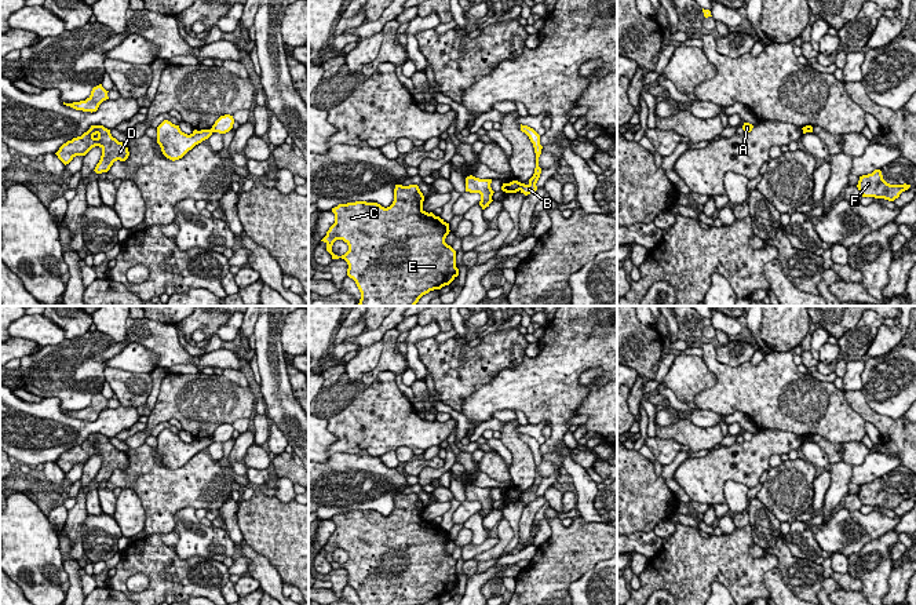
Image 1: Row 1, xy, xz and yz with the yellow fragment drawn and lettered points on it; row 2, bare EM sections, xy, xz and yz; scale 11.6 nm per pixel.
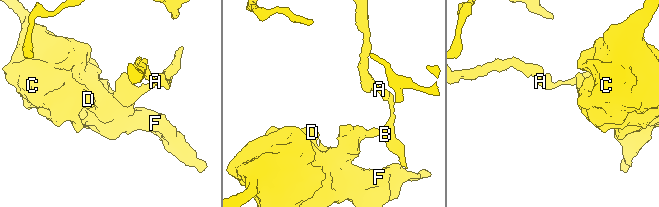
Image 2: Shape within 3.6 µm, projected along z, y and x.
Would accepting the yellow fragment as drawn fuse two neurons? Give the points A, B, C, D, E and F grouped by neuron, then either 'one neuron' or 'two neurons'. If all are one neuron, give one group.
groups A B / C D E F; two neurons

